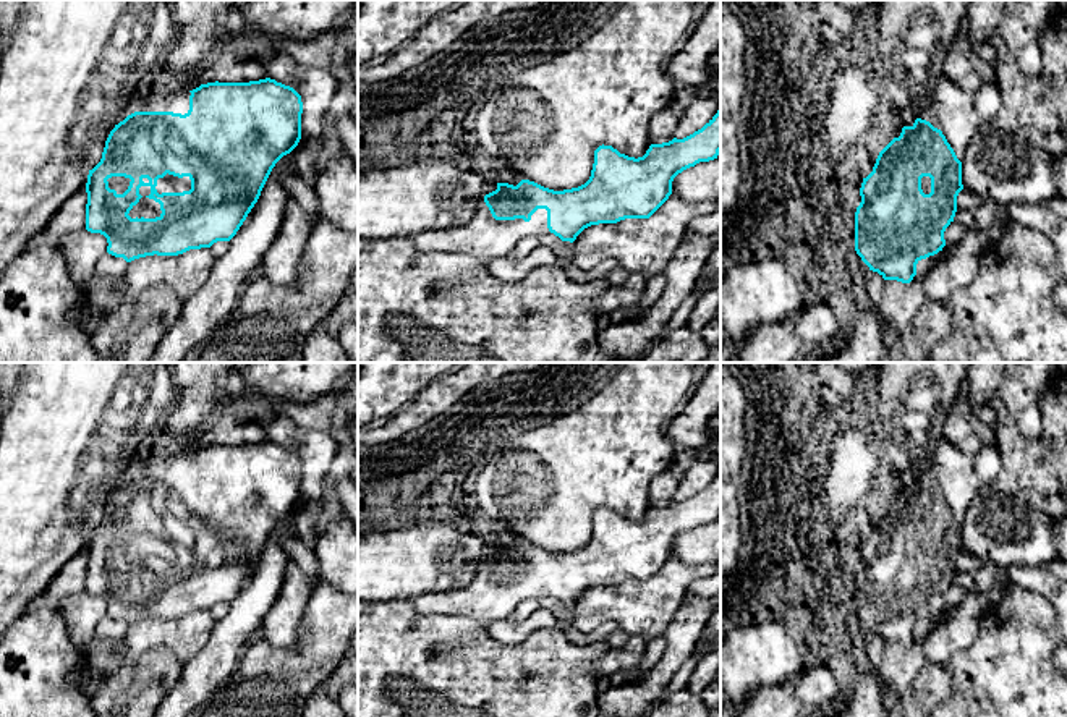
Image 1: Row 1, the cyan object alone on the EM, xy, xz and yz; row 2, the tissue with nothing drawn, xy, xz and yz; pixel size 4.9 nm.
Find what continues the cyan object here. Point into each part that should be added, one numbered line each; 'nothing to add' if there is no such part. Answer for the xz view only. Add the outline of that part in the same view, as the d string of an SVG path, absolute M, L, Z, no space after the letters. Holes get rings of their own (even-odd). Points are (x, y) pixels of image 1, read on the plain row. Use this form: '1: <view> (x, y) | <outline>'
1: xz (484, 599) | M482 562L466 588L448 594L423 594L413 597L411 602L421 615L463 615L487 623L507 620L526 599L541 600L547 596L551 594L546 571L538 571L529 584L495 583Z

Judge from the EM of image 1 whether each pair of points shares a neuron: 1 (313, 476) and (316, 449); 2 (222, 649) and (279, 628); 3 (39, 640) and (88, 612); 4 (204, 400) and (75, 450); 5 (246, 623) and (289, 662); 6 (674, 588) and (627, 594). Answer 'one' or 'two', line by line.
1: one
2: two
3: two
4: two
5: two
6: one

